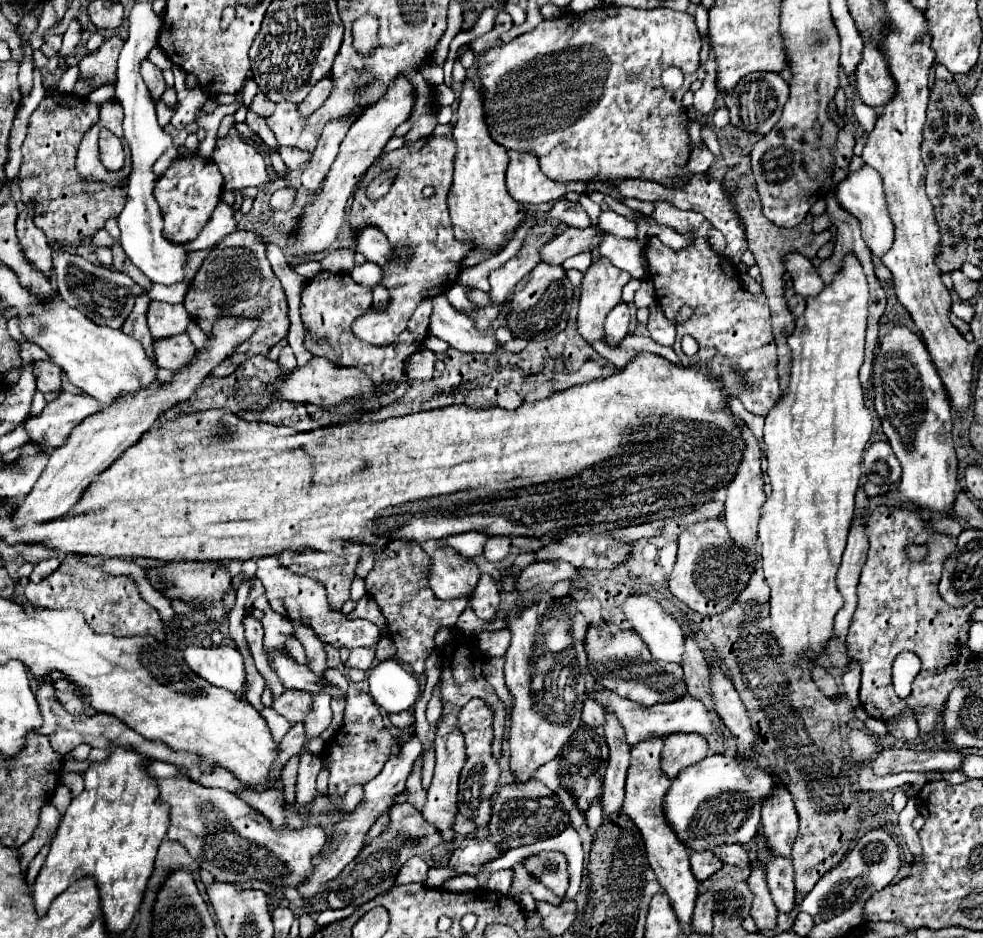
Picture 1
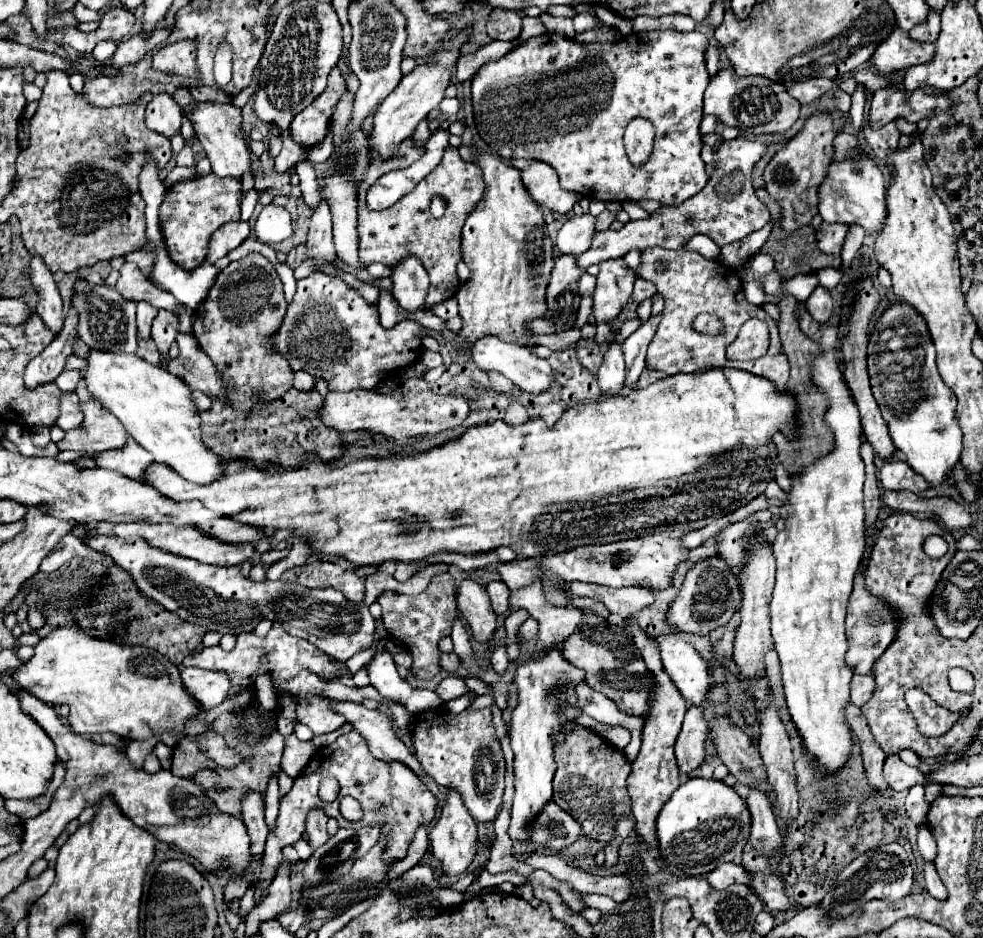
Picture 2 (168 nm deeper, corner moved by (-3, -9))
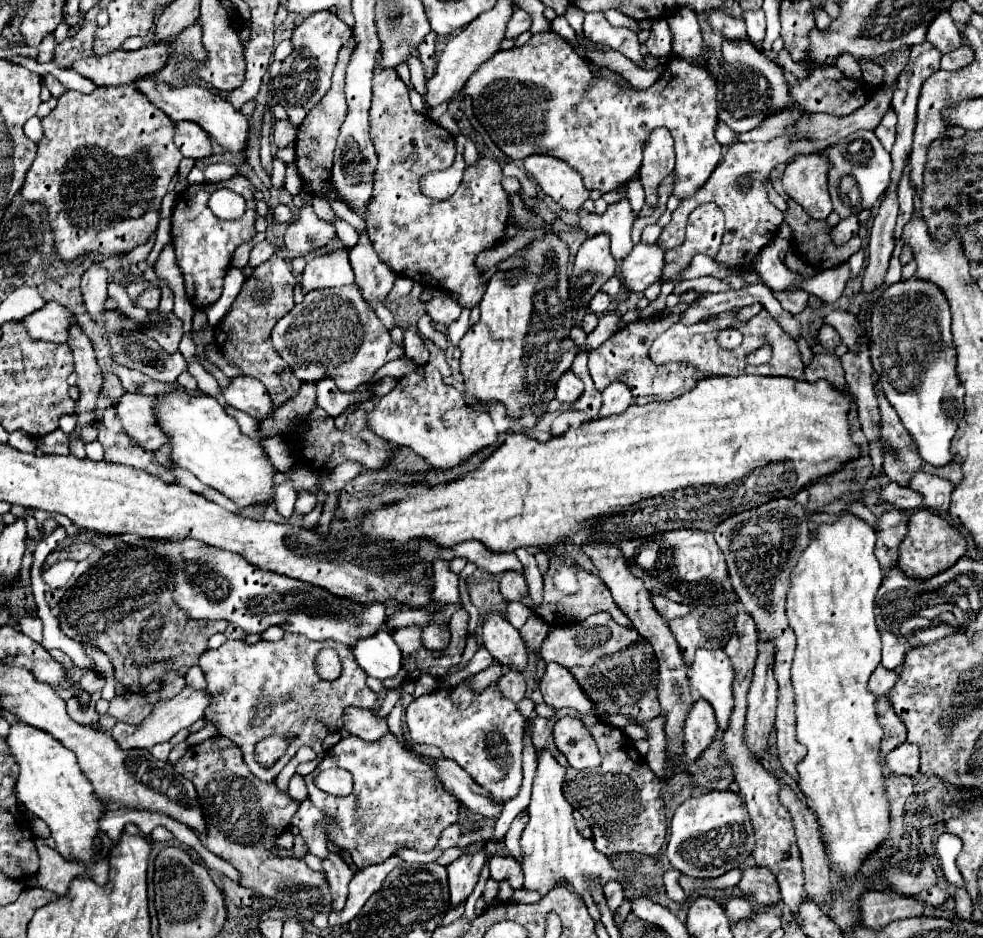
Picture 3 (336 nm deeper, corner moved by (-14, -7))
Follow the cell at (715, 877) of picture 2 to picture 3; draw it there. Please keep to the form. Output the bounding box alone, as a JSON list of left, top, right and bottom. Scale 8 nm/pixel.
[738,868,782,906]

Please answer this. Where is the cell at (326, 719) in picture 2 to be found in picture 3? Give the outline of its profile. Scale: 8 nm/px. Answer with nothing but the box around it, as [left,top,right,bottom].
[344,708,390,742]

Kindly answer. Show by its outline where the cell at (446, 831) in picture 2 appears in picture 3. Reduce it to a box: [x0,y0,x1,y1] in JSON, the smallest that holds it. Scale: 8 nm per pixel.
[448,850,486,908]

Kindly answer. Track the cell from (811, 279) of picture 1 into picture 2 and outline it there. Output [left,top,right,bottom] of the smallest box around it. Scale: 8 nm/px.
[805,286,833,324]

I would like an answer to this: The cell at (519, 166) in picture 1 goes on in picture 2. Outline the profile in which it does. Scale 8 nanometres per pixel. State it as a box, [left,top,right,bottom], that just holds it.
[511,160,581,214]

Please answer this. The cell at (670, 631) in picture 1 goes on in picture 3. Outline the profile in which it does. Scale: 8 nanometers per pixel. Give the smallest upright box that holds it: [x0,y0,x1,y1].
[688,650,734,732]

